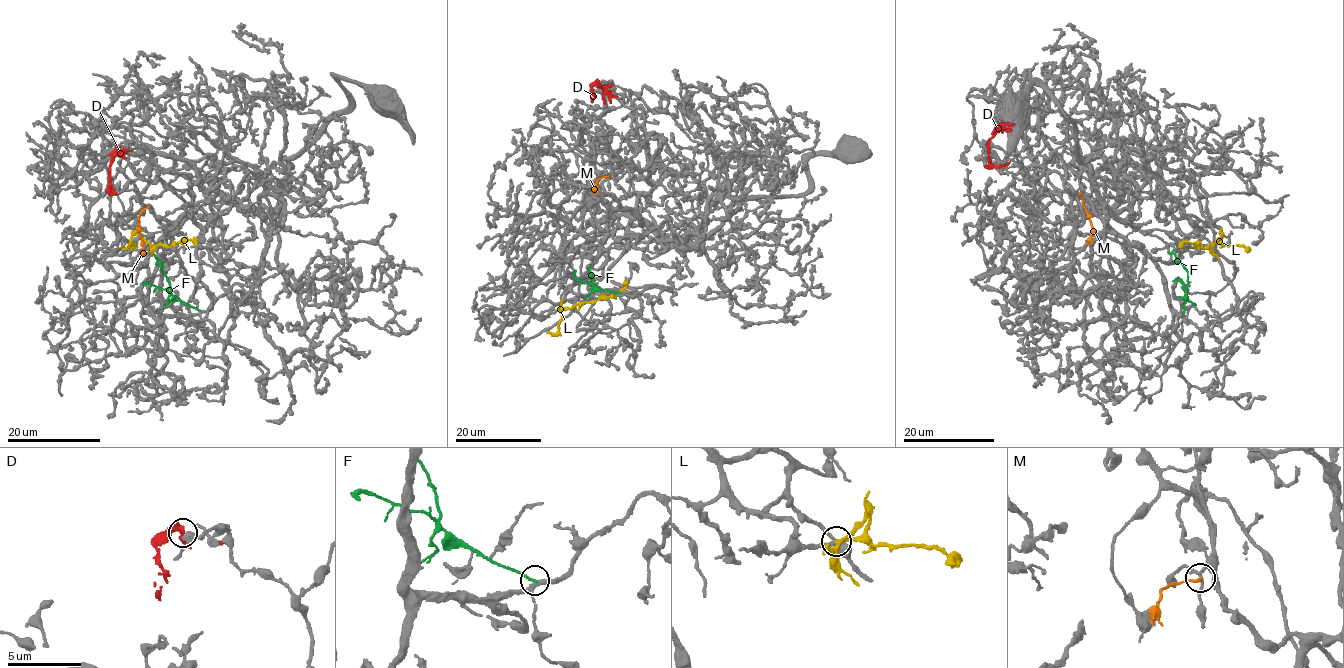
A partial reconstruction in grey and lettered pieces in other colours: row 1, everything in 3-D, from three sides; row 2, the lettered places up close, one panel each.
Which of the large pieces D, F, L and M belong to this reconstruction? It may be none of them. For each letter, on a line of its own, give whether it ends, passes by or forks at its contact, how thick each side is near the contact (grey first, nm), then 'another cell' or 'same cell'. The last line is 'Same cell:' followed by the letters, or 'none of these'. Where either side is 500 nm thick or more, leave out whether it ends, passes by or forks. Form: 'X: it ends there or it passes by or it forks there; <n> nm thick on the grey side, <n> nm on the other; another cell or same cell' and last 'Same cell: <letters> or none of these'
D: it ends there; 360 nm thick on the grey side, 200 nm on the other; another cell
F: it ends there; 220 nm thick on the grey side, 170 nm on the other; another cell
L: it ends there; 220 nm thick on the grey side, 200 nm on the other; same cell
M: it ends there; 170 nm thick on the grey side, 180 nm on the other; another cell
Same cell: L

